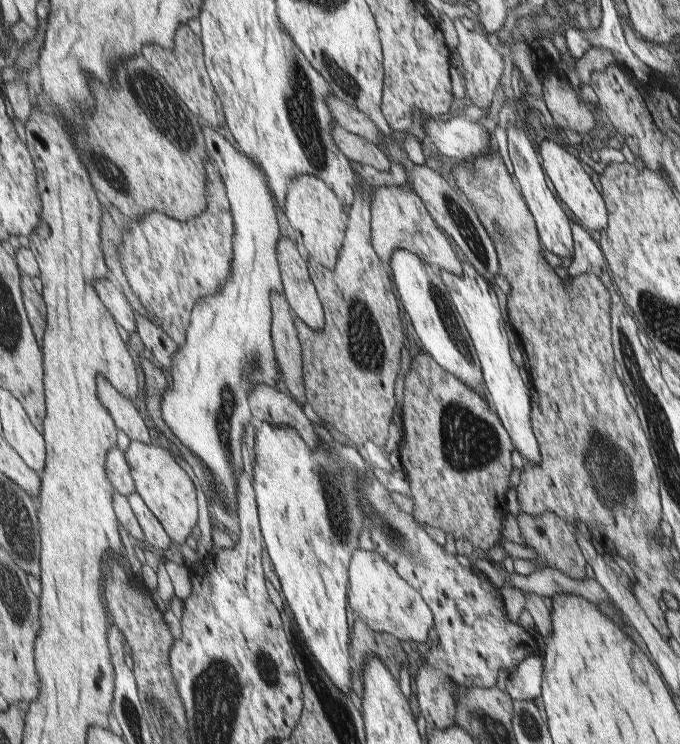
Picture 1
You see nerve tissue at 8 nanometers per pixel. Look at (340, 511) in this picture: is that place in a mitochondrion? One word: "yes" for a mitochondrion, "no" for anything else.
yes

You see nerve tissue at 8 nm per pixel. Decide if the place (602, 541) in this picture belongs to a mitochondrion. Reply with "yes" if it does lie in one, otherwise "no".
no

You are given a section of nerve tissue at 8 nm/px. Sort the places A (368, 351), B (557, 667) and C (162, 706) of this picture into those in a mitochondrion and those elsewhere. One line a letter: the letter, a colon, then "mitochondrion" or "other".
A: mitochondrion
B: other
C: mitochondrion

